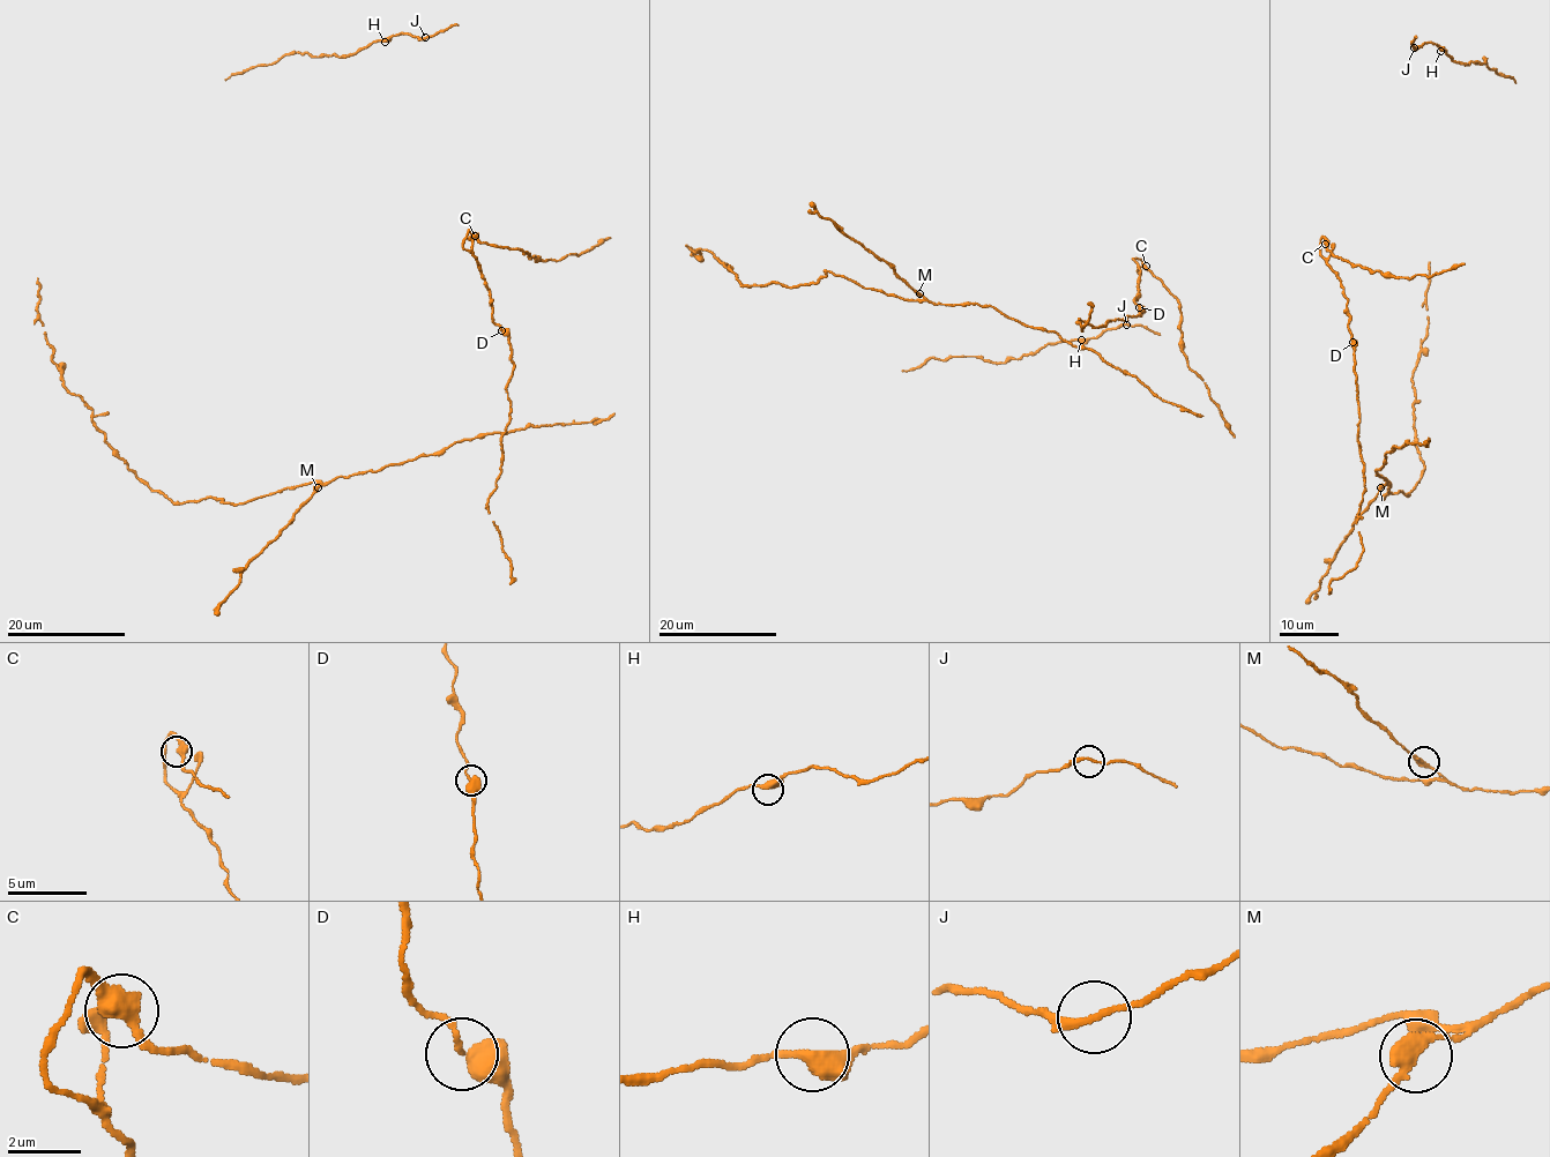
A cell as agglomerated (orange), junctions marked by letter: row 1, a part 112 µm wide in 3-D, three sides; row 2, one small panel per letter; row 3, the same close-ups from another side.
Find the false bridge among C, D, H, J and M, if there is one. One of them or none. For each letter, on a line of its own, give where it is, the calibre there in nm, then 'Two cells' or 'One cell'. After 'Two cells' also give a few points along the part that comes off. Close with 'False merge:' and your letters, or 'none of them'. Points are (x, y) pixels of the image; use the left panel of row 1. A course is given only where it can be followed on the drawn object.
C: Place: (475, 236). Thickness 400 nm. One cell
D: Place: (501, 330). Thickness 360 nm. One cell
H: Place: (385, 42). Thickness 400 nm. One cell
J: Place: (425, 37). Thickness 190 nm. One cell
M: Place: (318, 487). Thickness 360 nm. Two cells. Course of the part to remove: (318, 489), (293, 514), (292, 521), (241, 572), (240, 582), (215, 614)
False merge: M

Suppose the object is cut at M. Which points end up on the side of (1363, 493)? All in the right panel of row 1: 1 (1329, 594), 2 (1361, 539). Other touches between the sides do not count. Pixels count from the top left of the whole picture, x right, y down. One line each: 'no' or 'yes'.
1: yes
2: yes

